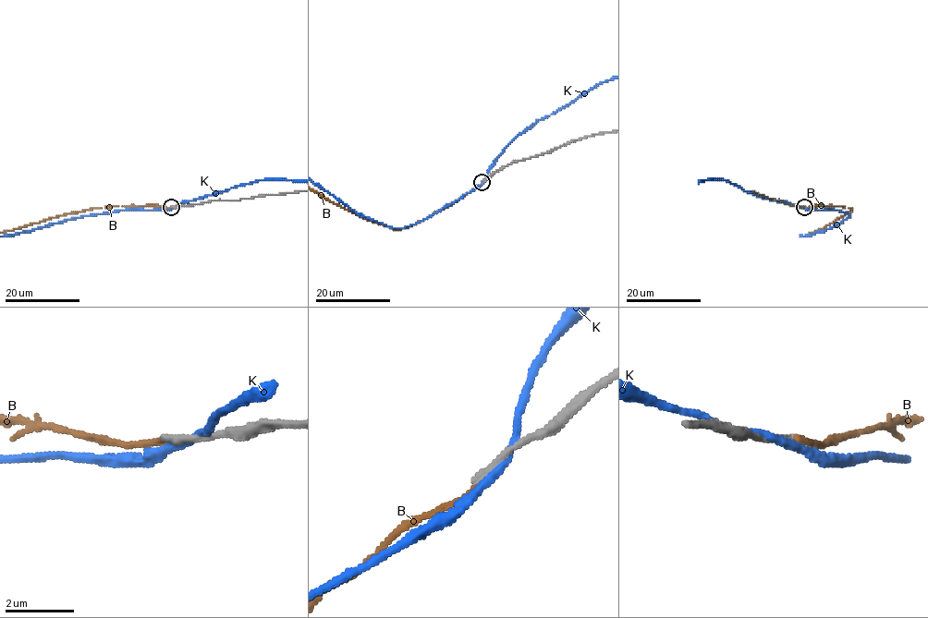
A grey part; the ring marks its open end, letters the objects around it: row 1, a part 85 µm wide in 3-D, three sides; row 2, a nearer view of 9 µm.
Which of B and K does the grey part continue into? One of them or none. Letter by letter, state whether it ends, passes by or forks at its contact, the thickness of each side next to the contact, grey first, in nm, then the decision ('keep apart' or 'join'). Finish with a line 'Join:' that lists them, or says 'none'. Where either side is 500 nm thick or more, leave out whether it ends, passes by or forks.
B: it ends; calibres 220 and 190 nm; keep apart
K: it passes by; calibres 260 and 220 nm; keep apart
Join: none

